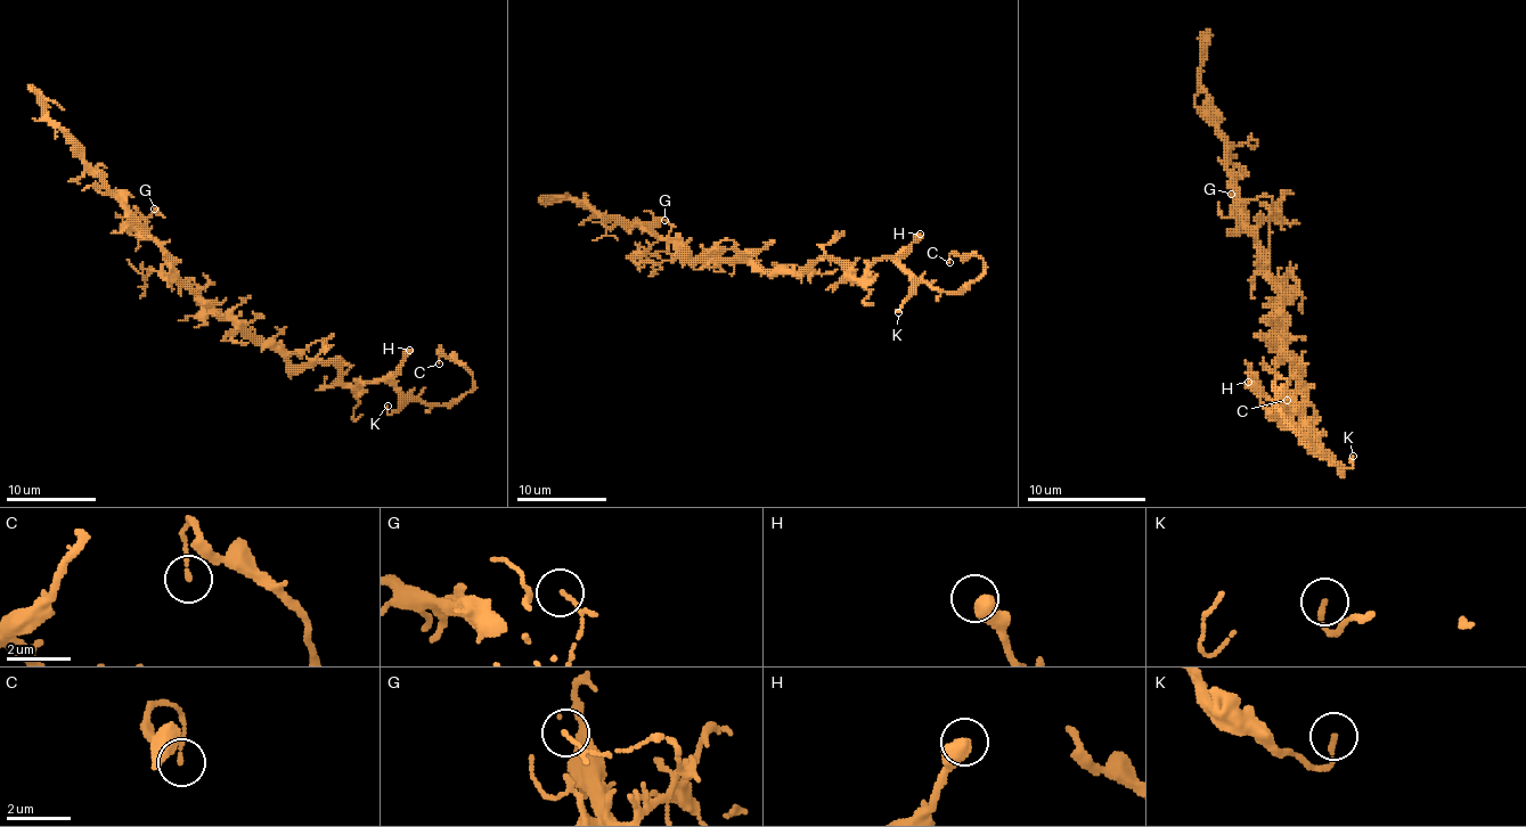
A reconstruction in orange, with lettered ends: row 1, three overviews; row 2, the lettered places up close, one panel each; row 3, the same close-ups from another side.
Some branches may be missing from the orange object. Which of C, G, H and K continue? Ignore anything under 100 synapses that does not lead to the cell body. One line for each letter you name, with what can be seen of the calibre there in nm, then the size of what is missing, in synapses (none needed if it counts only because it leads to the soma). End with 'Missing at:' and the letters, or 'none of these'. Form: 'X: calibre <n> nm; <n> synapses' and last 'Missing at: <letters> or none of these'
Missing at: none of these

